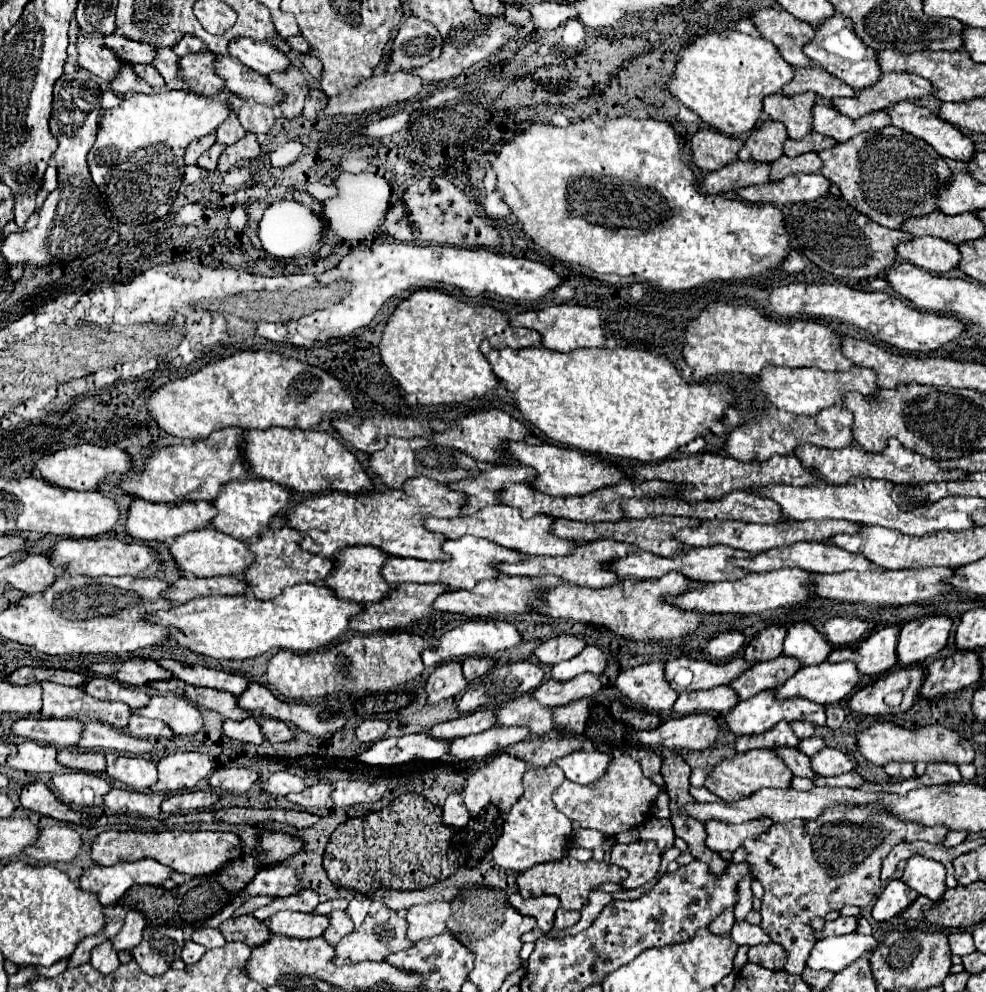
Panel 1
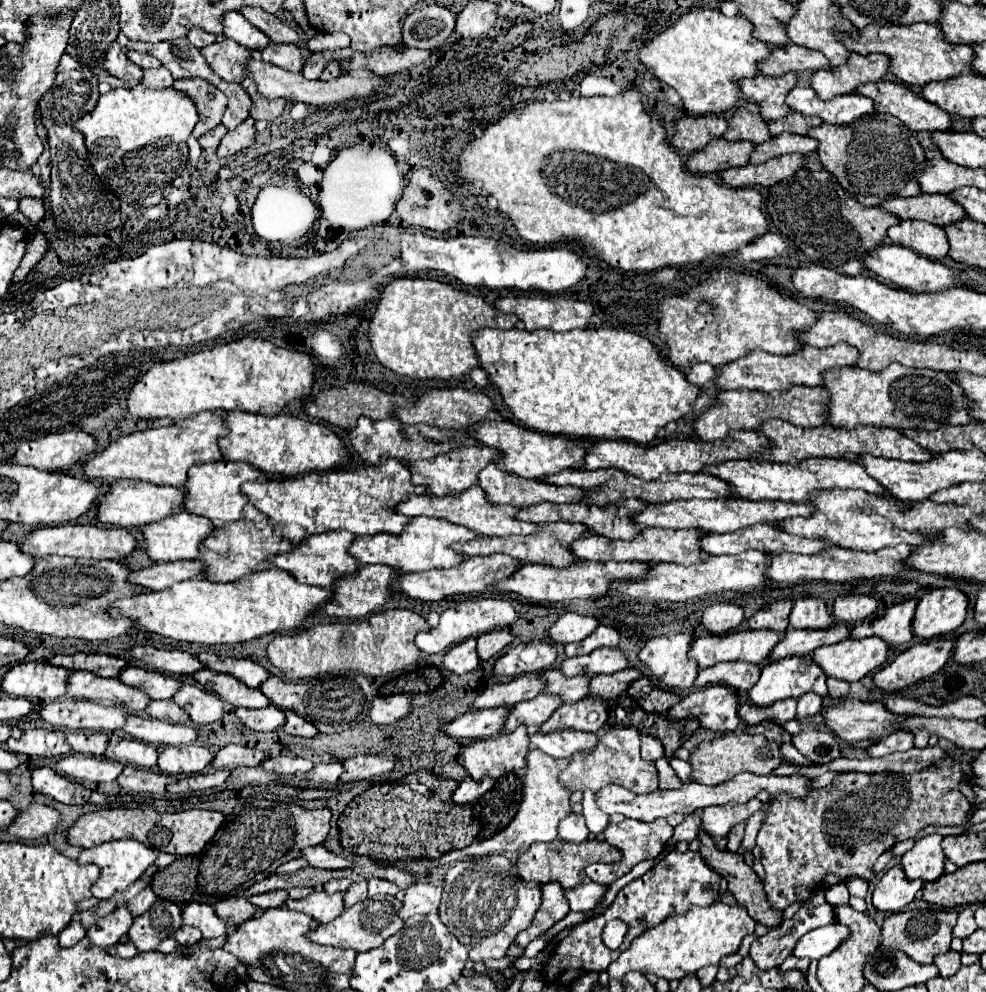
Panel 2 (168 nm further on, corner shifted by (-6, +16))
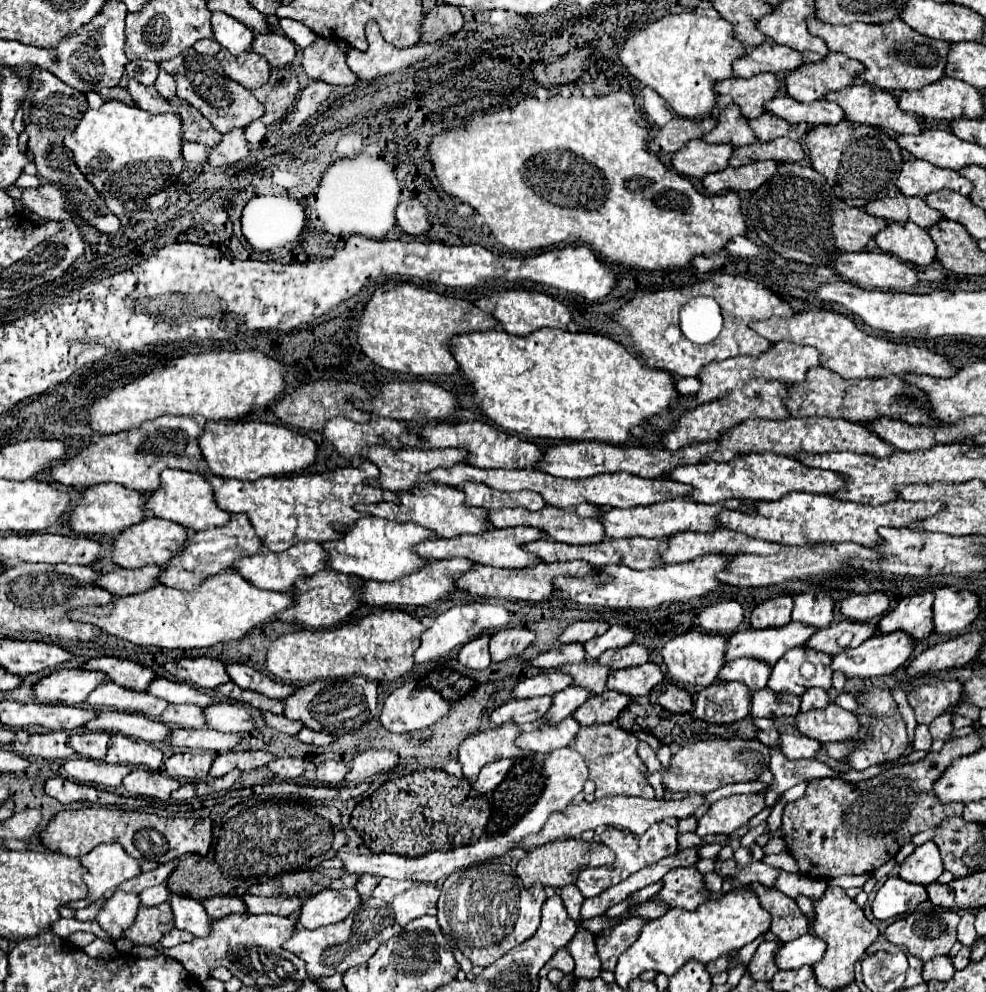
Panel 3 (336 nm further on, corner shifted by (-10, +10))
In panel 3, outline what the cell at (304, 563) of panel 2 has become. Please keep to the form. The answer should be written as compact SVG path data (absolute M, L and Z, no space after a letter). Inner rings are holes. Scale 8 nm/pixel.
M299 542L279 554L277 552L259 552L255 556L241 558L235 564L235 572L243 574L243 578L247 578L251 584L255 584L259 588L267 588L267 590L277 590L277 592L293 592L295 582L299 578L311 578L313 574L319 574L323 570L329 570L327 568L327 550L319 542Z

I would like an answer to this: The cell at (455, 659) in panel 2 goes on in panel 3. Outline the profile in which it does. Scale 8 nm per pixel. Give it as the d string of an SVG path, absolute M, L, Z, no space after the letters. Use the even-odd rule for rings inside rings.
M483 634L483 638L475 638L475 642L467 642L467 646L463 646L459 652L459 662L467 670L485 670L491 664L489 636Z

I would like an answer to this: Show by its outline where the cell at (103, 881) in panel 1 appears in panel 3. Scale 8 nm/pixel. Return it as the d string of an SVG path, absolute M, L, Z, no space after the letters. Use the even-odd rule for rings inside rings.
M119 842L99 844L81 858L81 864L87 868L83 880L89 886L89 894L85 900L69 904L75 910L87 908L91 902L99 900L107 890L141 874L139 860L129 856Z

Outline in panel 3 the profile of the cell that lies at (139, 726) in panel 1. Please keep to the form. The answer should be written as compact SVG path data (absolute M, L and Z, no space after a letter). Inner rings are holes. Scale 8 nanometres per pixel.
M169 704L167 710L159 716L159 720L171 728L175 726L203 728L205 726L201 706L187 706L187 704Z

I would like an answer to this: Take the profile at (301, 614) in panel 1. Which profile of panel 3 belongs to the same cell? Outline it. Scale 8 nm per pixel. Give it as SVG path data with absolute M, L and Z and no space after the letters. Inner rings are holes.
M227 572L207 578L199 590L187 592L159 584L147 594L119 598L101 608L85 608L85 622L139 646L189 650L239 640L253 628L277 620L277 614L291 608L293 602L293 594L257 588L237 572Z

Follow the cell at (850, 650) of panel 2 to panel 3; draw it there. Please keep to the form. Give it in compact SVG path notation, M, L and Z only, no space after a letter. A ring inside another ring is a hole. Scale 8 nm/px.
M903 632L879 634L879 636L873 636L873 638L865 640L857 648L845 648L843 652L835 654L833 662L831 662L831 670L833 672L843 672L849 678L877 678L877 676L885 676L885 674L891 674L895 668L899 668L911 656L913 644L915 644L915 640L909 638Z

